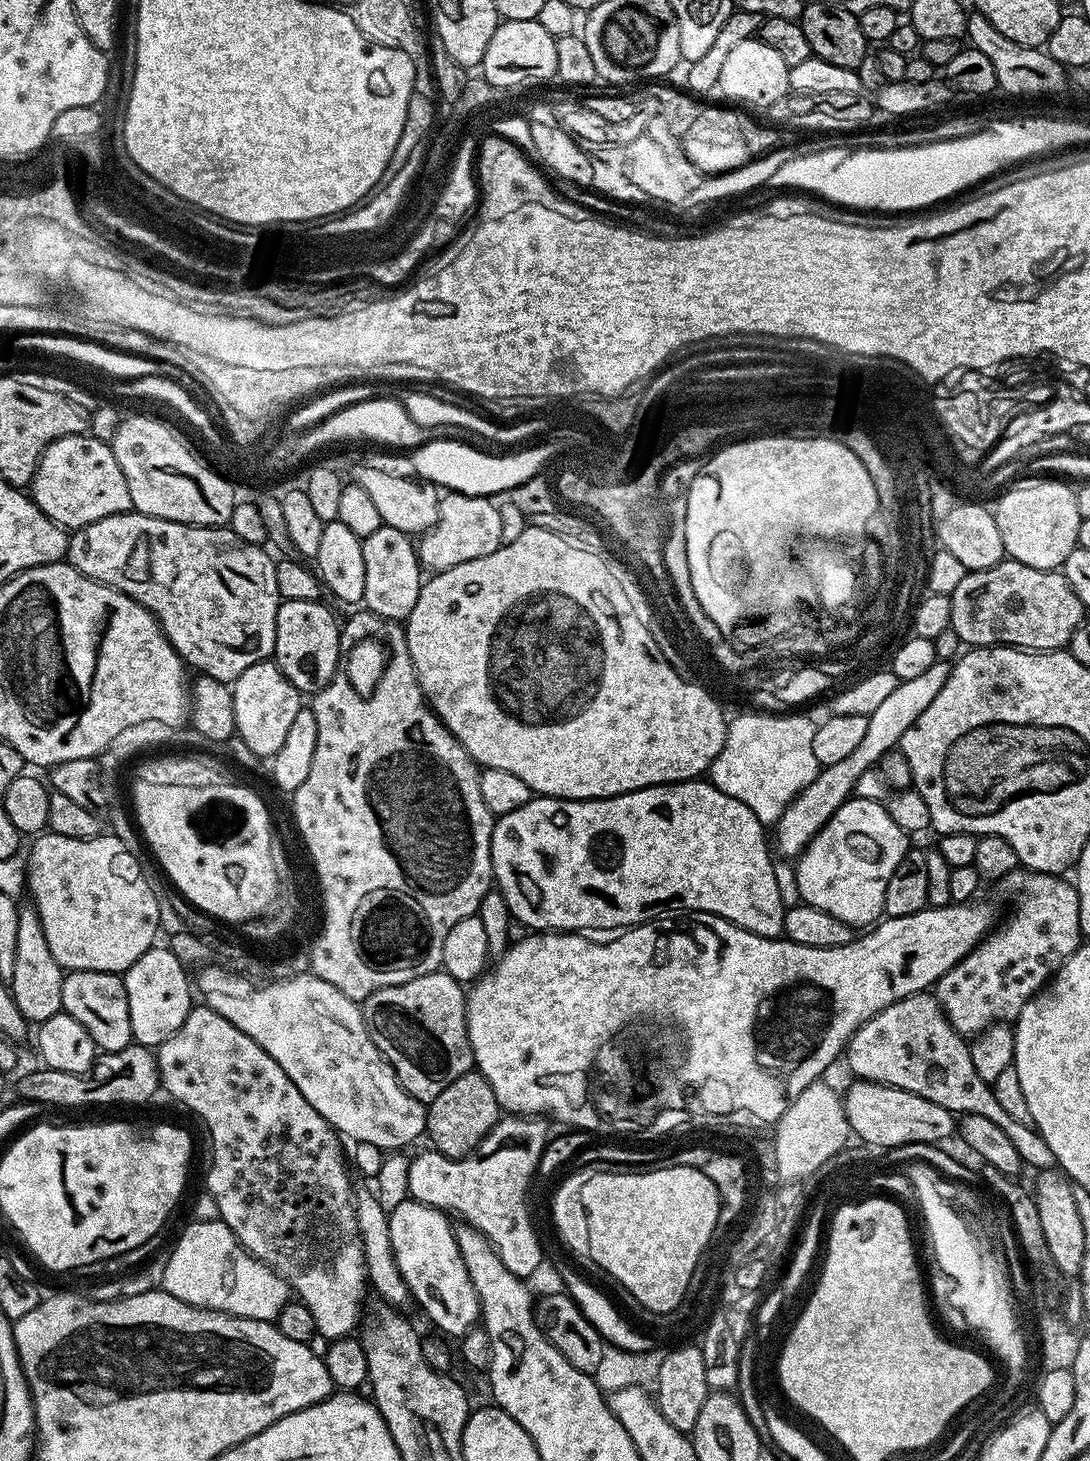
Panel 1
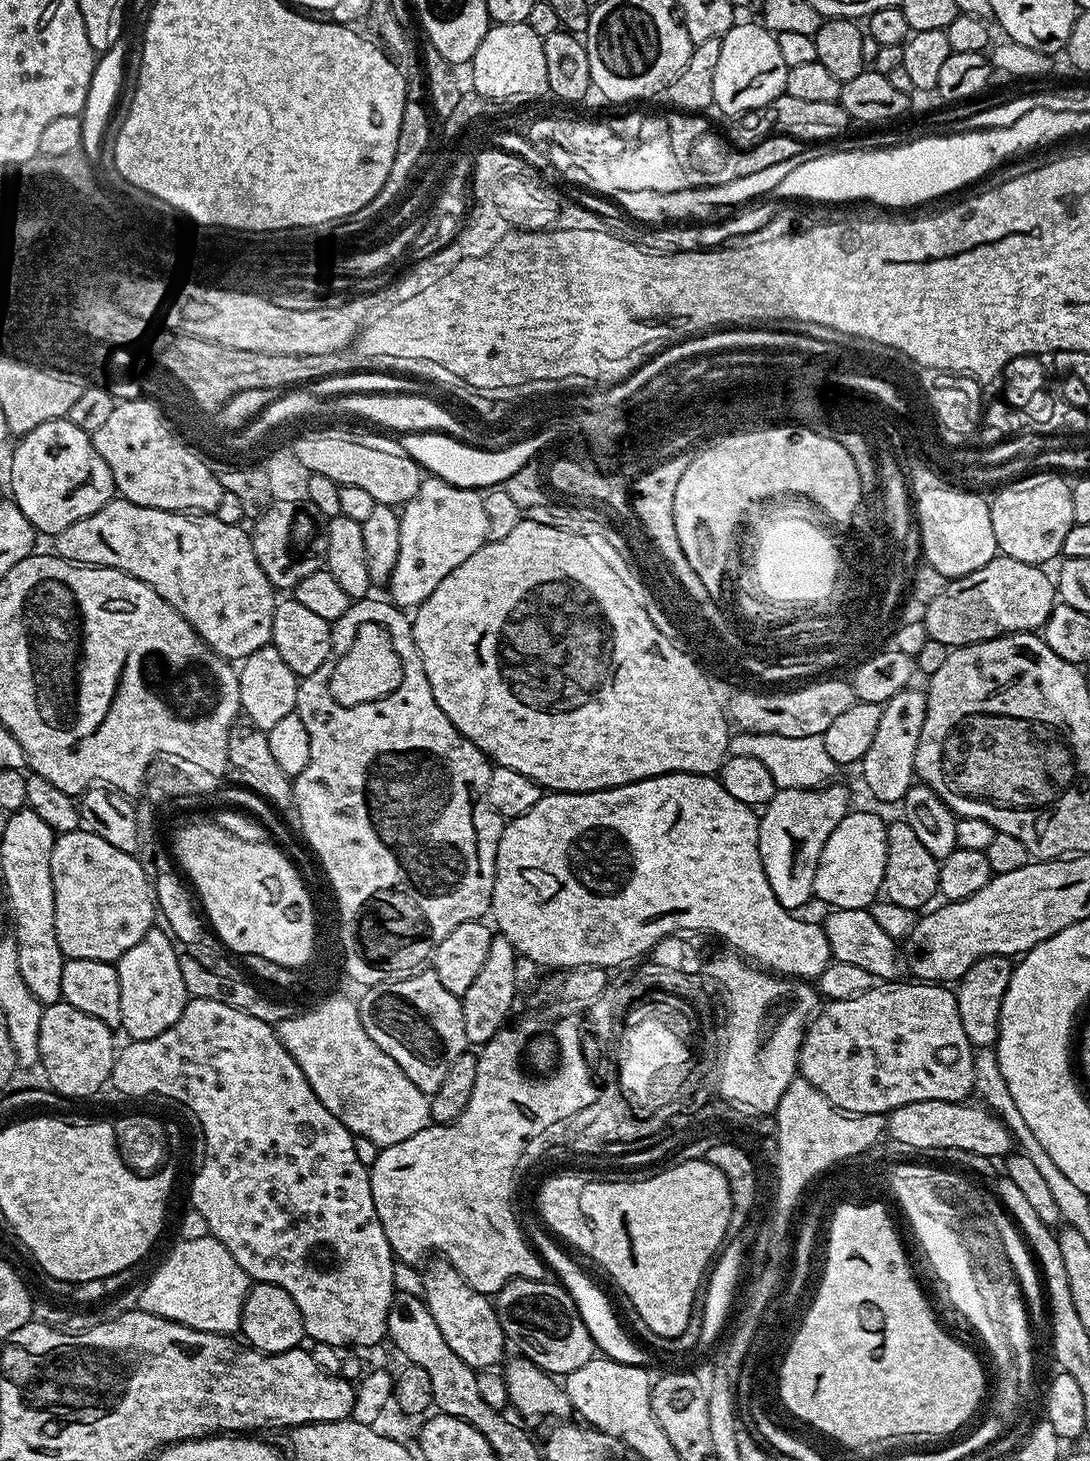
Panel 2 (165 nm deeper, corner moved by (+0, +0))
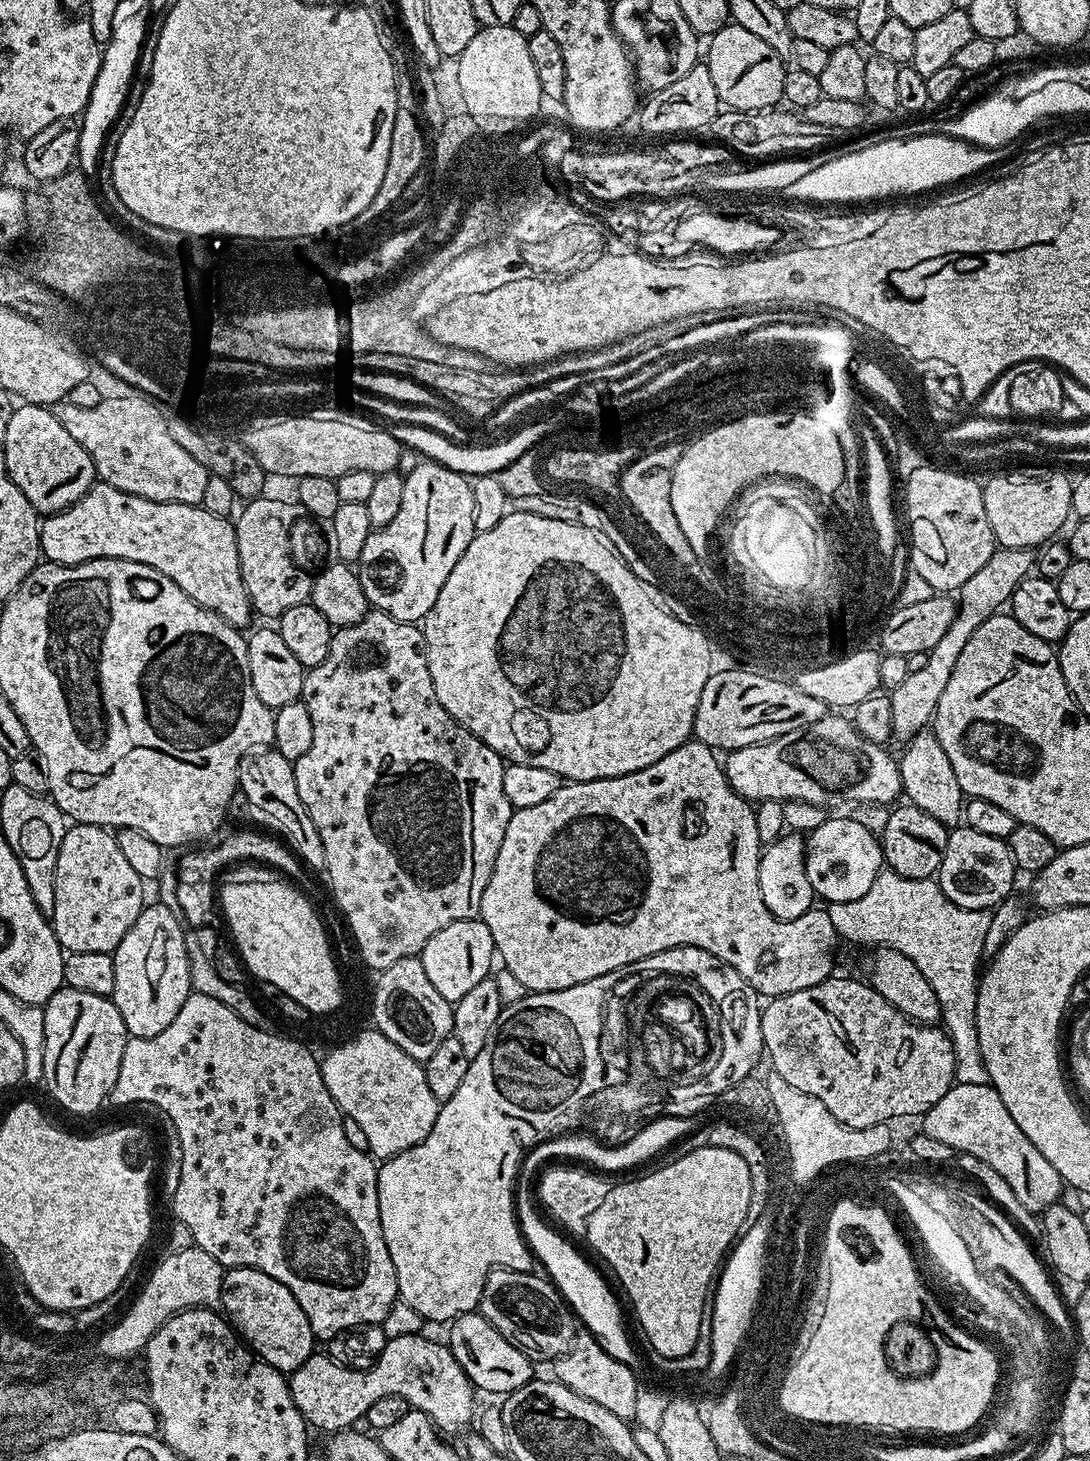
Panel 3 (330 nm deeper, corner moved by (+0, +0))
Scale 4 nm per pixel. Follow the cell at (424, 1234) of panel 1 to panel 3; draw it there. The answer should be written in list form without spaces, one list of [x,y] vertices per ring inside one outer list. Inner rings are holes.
[[[479,1311],[468,1312],[451,1321],[446,1343],[451,1348],[454,1358],[462,1366],[472,1382],[473,1389],[484,1392],[507,1394],[526,1386],[533,1380],[534,1361],[518,1346],[514,1346],[493,1326]]]

